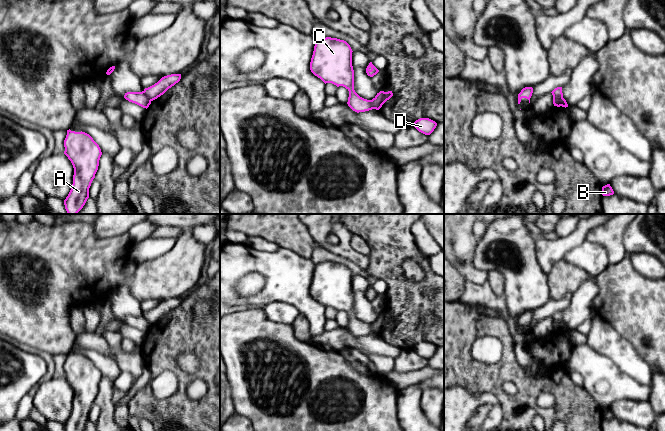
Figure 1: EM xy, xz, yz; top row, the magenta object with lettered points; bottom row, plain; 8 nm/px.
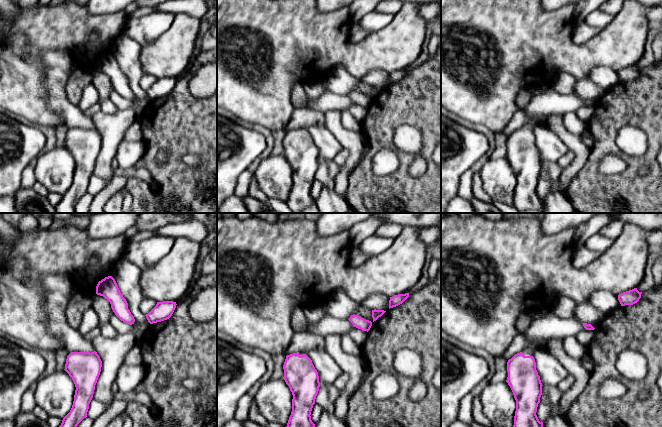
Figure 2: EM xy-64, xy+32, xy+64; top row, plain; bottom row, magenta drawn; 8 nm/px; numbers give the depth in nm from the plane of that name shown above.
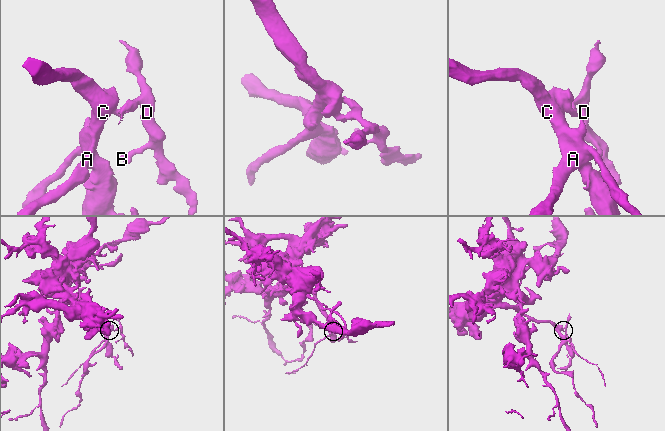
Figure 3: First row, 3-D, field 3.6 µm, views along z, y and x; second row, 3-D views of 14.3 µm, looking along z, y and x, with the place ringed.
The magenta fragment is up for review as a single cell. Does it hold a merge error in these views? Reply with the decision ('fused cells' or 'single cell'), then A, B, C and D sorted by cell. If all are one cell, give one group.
fused cells; groups A C / B D

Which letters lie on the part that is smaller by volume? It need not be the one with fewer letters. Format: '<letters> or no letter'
B, D

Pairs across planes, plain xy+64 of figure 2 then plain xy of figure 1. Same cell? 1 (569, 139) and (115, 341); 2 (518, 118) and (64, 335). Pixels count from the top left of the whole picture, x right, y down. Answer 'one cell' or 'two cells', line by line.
1: one cell
2: two cells

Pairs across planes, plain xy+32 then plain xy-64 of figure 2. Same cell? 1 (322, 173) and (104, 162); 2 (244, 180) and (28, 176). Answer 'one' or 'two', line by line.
1: one
2: one

